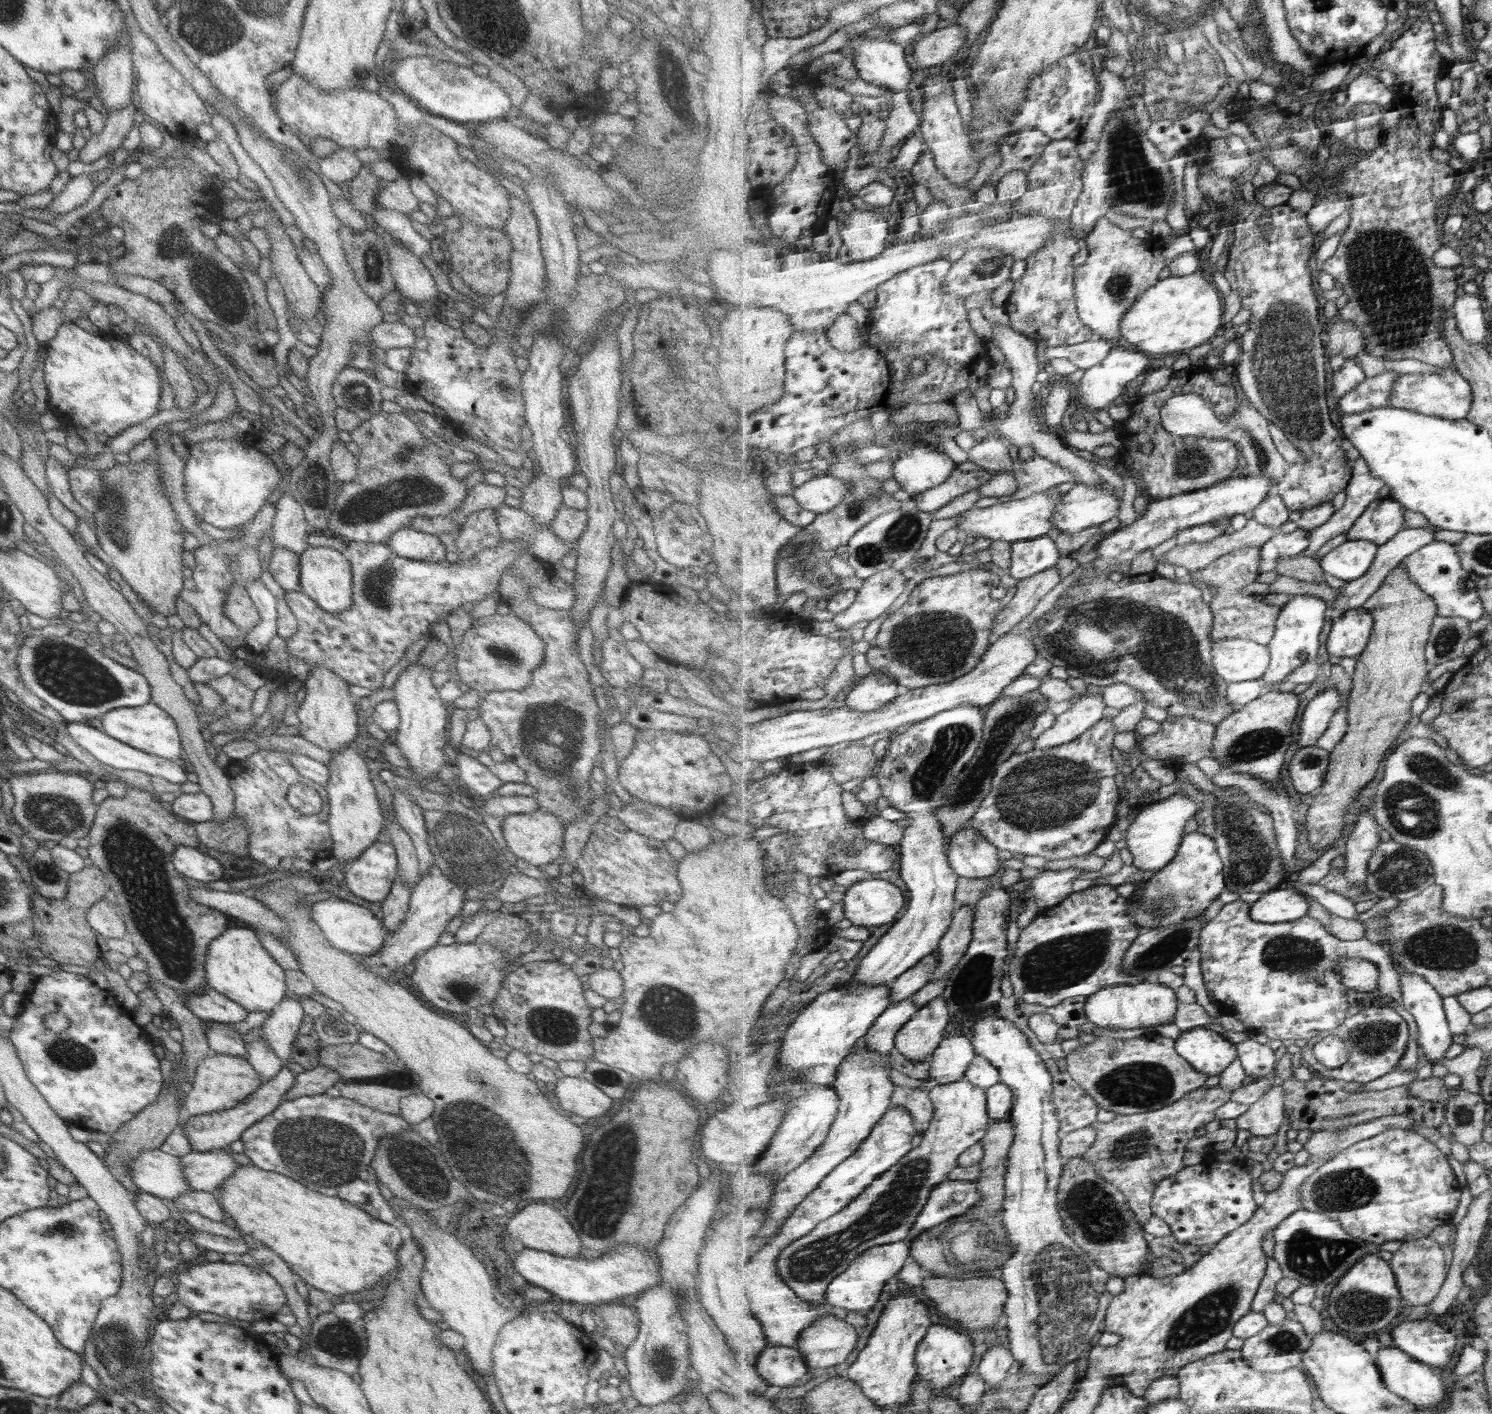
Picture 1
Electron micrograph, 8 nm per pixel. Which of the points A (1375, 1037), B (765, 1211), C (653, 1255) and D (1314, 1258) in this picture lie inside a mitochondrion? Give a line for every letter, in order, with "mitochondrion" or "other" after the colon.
A: mitochondrion
B: other
C: other
D: mitochondrion

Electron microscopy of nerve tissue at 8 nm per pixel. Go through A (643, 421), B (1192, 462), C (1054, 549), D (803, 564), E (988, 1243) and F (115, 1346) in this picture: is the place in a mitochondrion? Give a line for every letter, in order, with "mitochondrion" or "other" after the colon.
A: other
B: mitochondrion
C: other
D: mitochondrion
E: mitochondrion
F: mitochondrion

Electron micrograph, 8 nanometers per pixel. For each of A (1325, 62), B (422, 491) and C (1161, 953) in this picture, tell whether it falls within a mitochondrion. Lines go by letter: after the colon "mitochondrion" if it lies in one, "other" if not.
A: other
B: mitochondrion
C: mitochondrion

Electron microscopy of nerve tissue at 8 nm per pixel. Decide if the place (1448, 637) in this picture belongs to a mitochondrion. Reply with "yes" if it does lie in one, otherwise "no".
yes

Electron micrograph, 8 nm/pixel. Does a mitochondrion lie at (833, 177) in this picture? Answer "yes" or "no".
no

